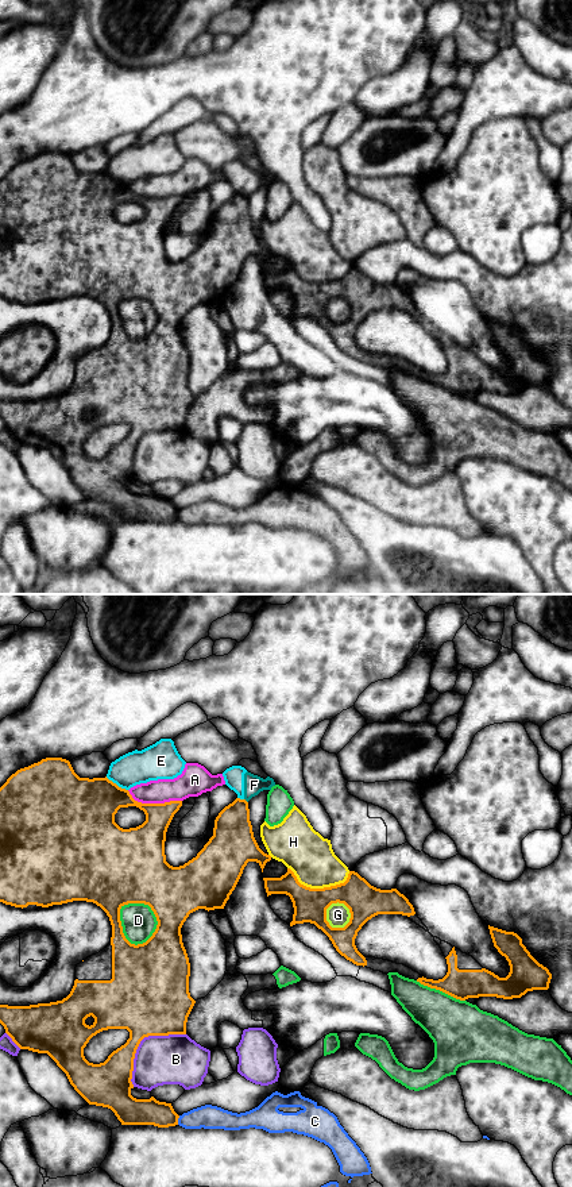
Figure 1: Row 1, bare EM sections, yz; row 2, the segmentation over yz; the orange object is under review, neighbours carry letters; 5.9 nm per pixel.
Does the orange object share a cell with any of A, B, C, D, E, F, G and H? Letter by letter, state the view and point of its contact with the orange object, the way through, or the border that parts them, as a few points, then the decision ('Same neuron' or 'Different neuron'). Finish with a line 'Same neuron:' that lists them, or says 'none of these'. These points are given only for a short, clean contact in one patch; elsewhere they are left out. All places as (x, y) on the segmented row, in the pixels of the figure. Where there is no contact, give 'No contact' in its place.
A: Touches orange at yz (154, 804). Different neuron
B: Touches orange at yz (140, 1040). Different neuron
C: Touches orange at yz (177, 1120). Different neuron
D: Touches orange at yz (157, 927). Different neuron
E: Touches orange at yz (115, 783). Different neuron
F: Touches orange at yz (246, 801). Boundary: yz (244, 798), (247, 802). Different neuron
G: Touches orange at yz (325, 913). Different neuron
H: Touches orange at yz (319, 889). Different neuron
Same neuron: none of these

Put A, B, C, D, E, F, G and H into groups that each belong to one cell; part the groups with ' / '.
A B C E F G H / D

